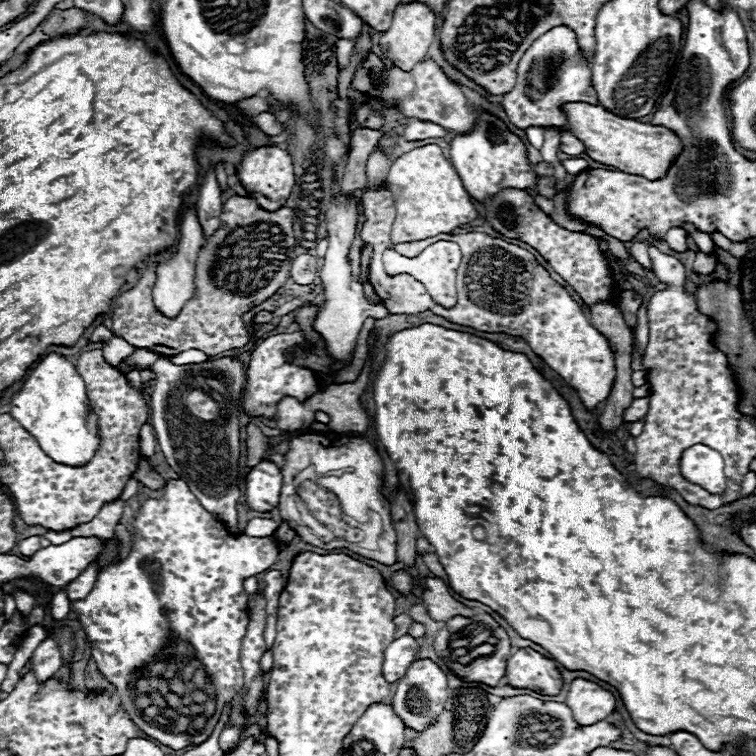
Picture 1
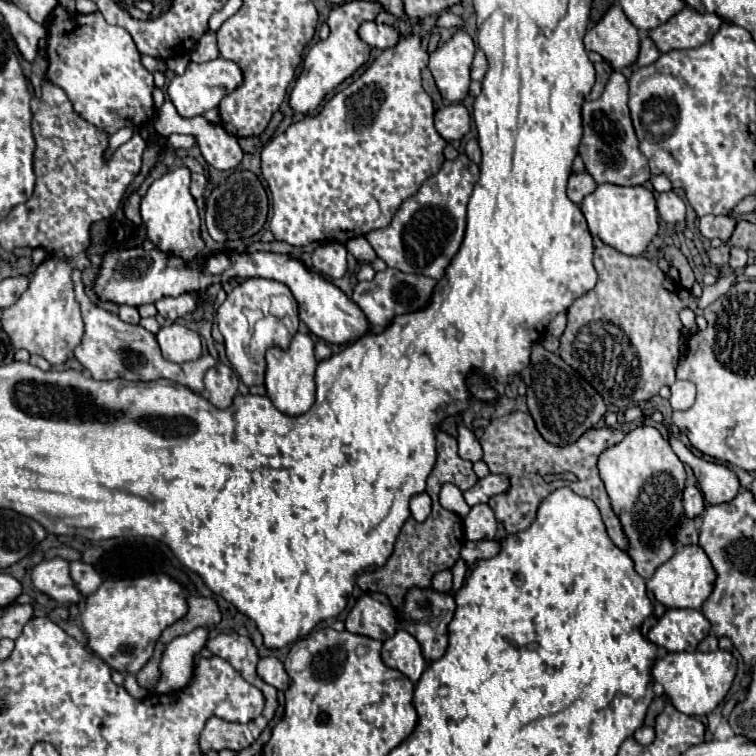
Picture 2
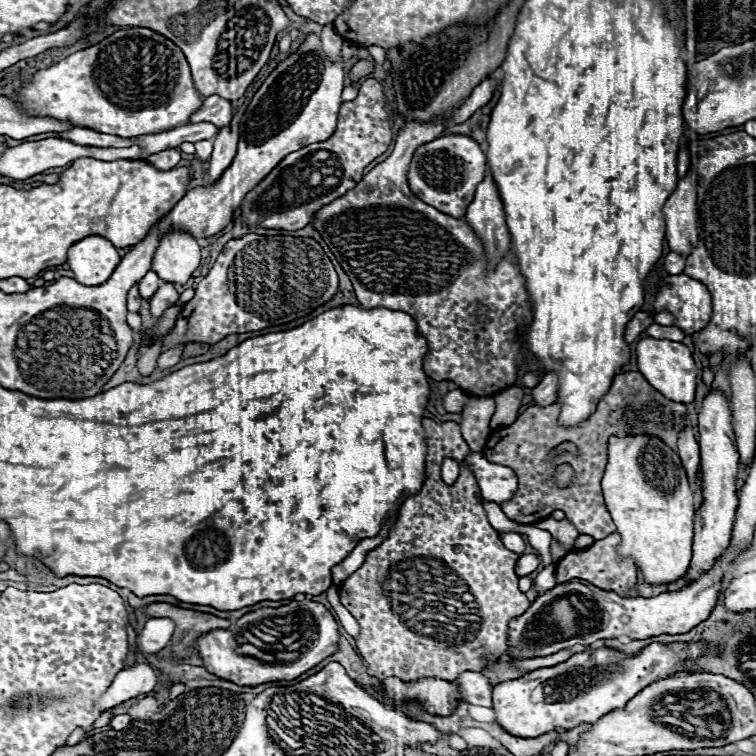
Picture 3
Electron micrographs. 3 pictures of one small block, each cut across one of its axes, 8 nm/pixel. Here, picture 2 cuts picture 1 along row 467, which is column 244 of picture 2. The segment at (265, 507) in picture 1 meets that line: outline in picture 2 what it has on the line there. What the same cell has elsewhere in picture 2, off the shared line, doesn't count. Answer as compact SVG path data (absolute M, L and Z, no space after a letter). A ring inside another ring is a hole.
M218 252L212 258L208 258L202 266L202 270L212 276L220 276L230 268L234 270L234 276L242 276L242 278L260 276L260 278L268 278L268 280L286 284L298 302L300 320L310 328L312 334L316 334L318 338L330 342L330 344L354 342L356 338L360 338L362 334L368 332L368 322L366 322L362 310L350 298L346 298L346 294L342 290L338 290L332 282L324 280L318 272L308 270L300 260L296 260L292 256L270 254L270 252L254 252L254 254Z

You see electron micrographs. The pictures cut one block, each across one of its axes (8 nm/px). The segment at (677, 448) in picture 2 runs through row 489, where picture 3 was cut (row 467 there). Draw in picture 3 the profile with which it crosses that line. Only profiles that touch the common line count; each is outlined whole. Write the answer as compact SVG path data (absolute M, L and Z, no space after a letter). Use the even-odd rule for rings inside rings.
M710 392L704 398L704 404L698 414L698 432L700 432L700 474L702 474L702 506L696 512L700 520L700 530L694 532L692 544L692 560L688 572L684 574L686 586L696 582L704 572L712 570L714 562L726 552L732 538L738 496L736 496L736 480L738 480L738 450L734 442L732 430L732 414L728 408L728 400L720 392Z

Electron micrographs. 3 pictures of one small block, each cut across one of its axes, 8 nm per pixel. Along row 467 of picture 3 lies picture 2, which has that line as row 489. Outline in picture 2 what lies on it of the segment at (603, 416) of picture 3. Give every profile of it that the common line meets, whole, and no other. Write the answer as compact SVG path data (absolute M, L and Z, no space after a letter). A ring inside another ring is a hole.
M512 412L512 414L506 414L506 416L494 418L486 426L486 430L484 430L482 438L480 438L480 446L484 450L484 458L482 460L488 464L492 474L504 474L510 480L510 490L504 492L504 494L492 496L488 500L490 508L494 510L496 518L504 524L508 534L516 534L516 532L526 530L534 522L536 510L538 510L540 502L548 494L552 494L554 490L558 490L562 486L568 486L578 496L590 498L598 506L612 542L618 548L628 550L630 548L628 536L626 536L626 532L624 532L624 528L620 524L620 518L614 514L614 510L610 506L610 498L608 498L608 494L604 490L604 484L602 484L602 480L598 476L598 468L596 468L598 454L604 448L614 446L616 442L620 442L622 436L624 436L624 432L608 428L608 426L604 426L604 428L590 428L574 444L552 446L552 444L544 442L544 438L540 438L530 414ZM566 472L578 476L578 482L564 480L562 476Z

